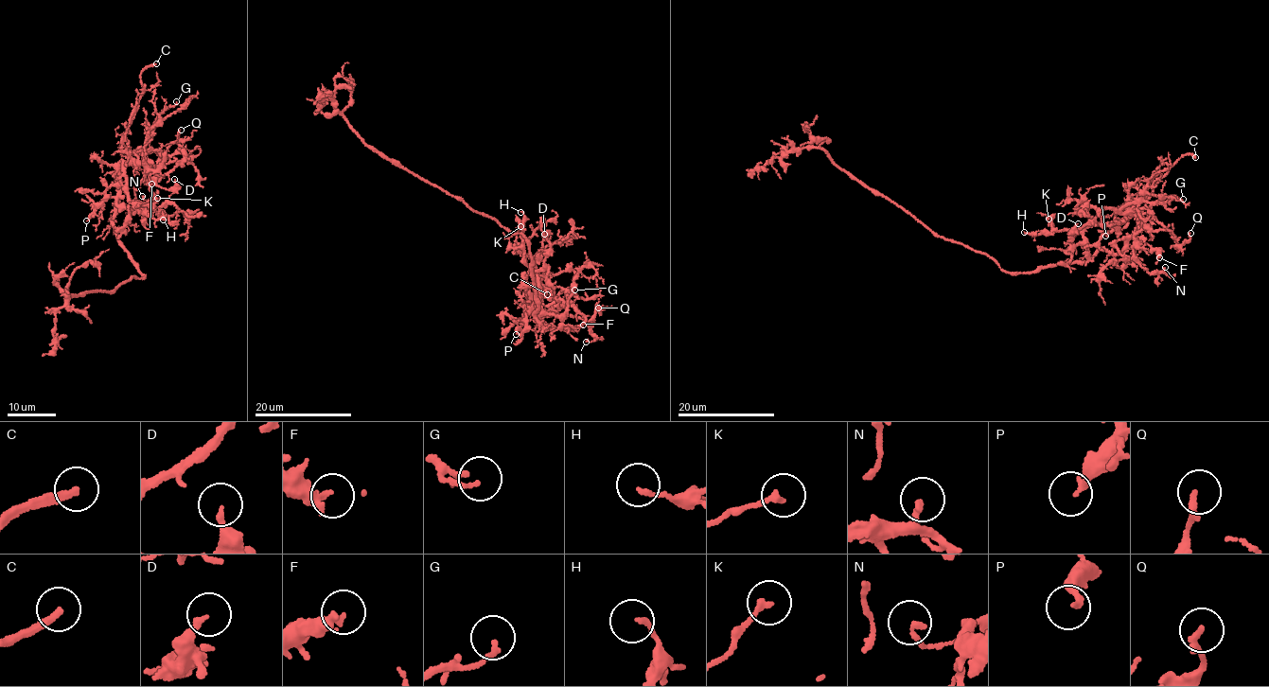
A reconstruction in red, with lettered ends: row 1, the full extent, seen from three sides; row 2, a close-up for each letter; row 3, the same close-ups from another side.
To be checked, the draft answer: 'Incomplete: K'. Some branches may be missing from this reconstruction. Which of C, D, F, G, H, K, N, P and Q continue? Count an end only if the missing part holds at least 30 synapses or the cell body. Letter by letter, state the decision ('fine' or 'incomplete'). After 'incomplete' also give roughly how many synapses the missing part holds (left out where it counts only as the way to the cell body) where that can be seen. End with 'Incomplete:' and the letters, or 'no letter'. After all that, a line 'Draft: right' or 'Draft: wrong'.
C: incomplete
D: fine
F: fine
G: fine
H: fine
K: fine
N: fine
P: fine
Q: fine
Incomplete: C
Draft: wrong

